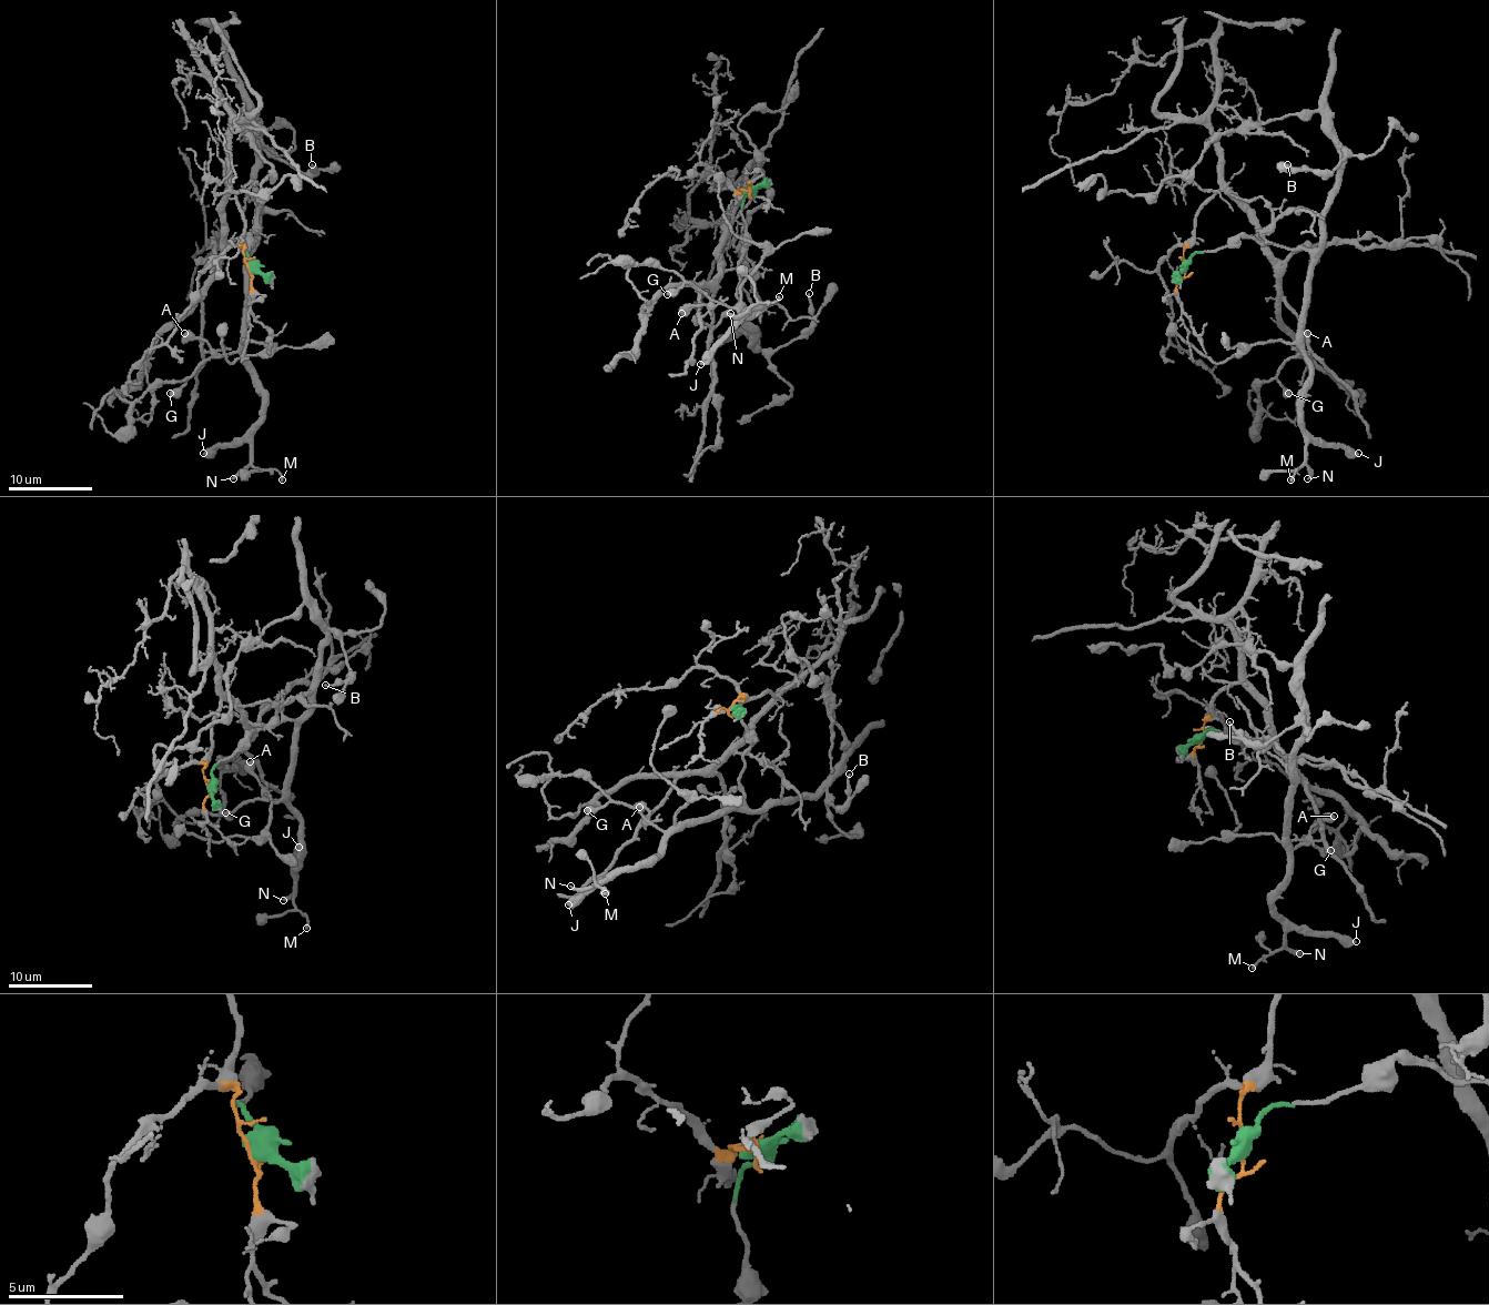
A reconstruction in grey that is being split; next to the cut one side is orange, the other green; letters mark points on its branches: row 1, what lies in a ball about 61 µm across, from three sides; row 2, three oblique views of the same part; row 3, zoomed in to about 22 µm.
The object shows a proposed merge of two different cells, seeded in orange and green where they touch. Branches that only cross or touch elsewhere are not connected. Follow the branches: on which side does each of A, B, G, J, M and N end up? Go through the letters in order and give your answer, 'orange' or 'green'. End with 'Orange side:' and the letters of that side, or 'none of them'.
A: green
B: green
G: green
J: green
M: green
N: green
Orange side: none of them

